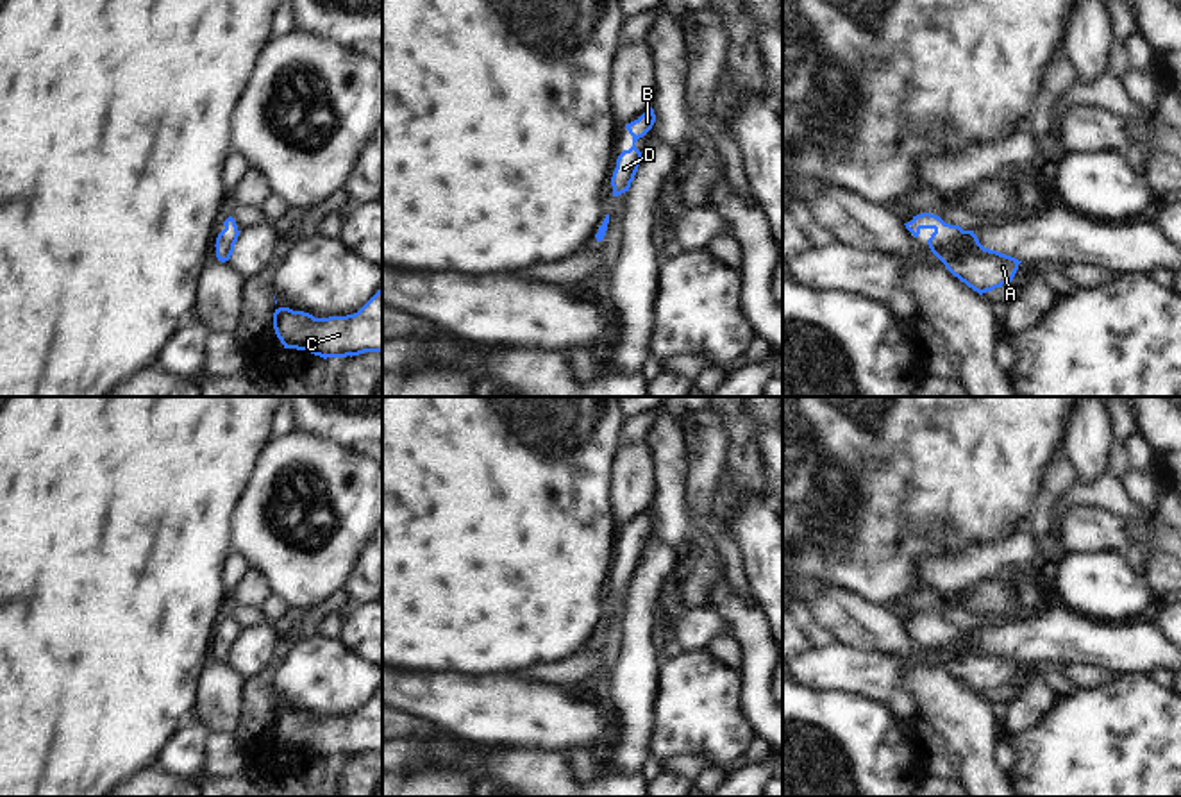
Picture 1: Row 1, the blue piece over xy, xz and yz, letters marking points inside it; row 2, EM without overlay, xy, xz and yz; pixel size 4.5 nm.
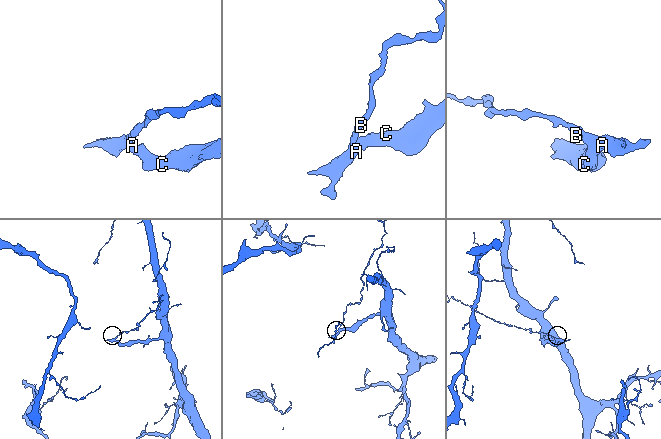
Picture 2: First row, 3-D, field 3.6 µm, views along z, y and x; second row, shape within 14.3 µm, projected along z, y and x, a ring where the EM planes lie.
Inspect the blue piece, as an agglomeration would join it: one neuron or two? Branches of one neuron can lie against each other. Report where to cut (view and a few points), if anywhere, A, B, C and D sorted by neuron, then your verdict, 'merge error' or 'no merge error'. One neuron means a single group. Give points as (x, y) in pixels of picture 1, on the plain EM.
no cut | A B C D | no merge error

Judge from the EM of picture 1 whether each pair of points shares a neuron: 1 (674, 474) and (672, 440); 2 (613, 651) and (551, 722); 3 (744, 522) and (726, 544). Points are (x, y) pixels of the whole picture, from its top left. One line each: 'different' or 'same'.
1: same
2: different
3: different

